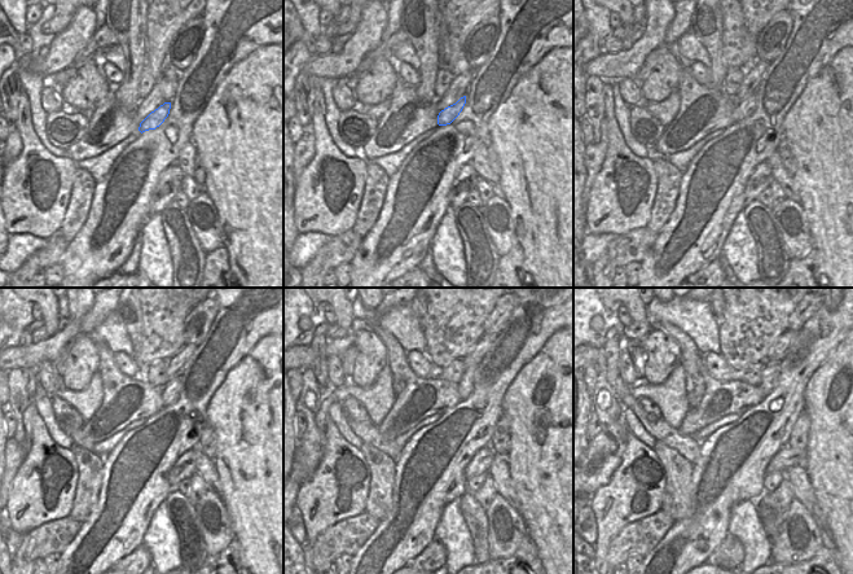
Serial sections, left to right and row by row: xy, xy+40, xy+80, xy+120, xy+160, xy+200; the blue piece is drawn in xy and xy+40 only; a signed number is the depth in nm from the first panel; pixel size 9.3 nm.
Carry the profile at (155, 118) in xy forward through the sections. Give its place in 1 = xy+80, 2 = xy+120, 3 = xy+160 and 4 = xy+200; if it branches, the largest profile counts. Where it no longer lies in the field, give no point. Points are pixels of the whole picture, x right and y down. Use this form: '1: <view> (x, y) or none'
1: xy+80 (746, 108)
2: xy+120 (171, 390)
3: xy+160 (466, 384)
4: xy+200 (772, 371)

